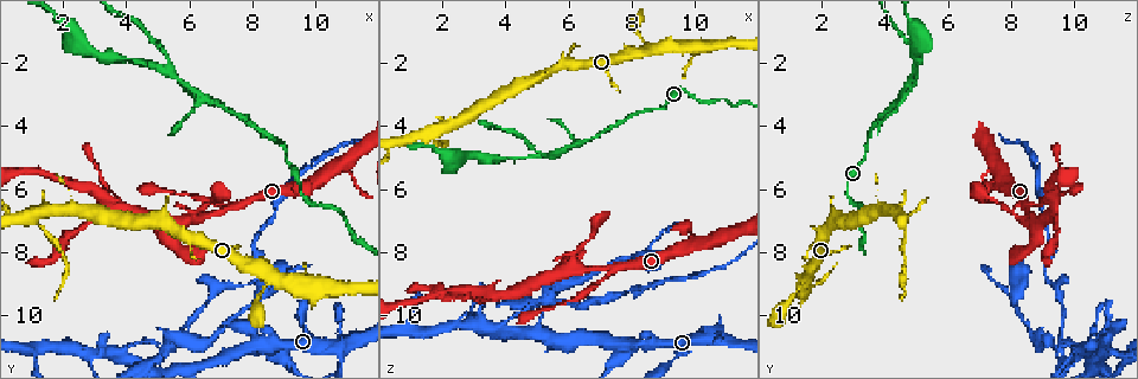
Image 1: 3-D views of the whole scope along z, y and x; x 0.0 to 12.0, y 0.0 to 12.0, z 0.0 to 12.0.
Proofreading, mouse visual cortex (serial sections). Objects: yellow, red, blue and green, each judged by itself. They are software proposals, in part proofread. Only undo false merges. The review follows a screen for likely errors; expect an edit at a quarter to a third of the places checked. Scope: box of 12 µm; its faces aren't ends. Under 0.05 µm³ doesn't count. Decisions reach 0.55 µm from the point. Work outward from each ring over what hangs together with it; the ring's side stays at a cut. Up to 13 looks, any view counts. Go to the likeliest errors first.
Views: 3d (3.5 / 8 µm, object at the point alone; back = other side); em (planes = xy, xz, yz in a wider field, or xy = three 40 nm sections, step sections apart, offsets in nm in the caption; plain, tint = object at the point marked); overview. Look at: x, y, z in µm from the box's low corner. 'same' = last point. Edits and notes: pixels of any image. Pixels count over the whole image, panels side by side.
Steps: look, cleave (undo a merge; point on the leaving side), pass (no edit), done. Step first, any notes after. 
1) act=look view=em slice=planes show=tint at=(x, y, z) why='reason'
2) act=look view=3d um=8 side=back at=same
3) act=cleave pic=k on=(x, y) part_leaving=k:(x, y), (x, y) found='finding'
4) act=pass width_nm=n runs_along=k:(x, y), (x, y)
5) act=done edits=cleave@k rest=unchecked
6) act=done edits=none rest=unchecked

act=look view=3d um=3.5 at=(5.4, 2.4, 4.9) why='three arms meet'

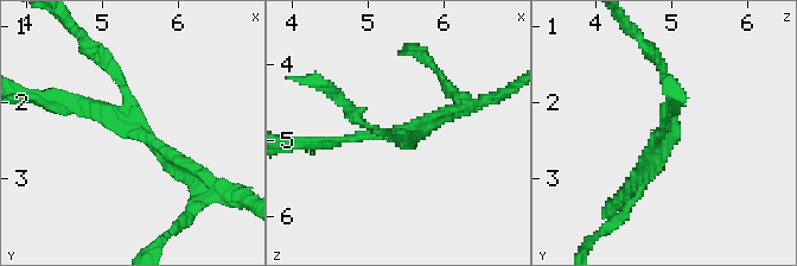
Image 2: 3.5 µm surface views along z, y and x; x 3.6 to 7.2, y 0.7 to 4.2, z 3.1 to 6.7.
act=look view=em slice=xy step=3 show=plain at=(5.45, 2.30, 4.90) arms=3 arm_widths_nm=150,150,150 why='need the tissue'

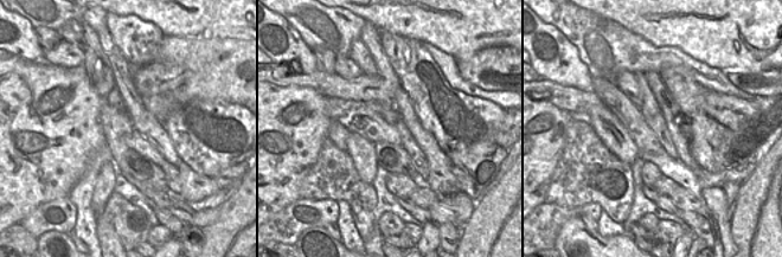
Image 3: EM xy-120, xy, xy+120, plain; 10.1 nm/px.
act=look view=em slice=xy step=3 show=tint at=same

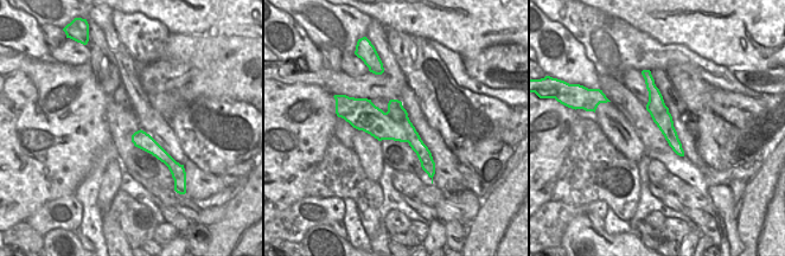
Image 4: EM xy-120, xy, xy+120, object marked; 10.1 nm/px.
act=cleave pic=2 on=(113, 64) part_leaving=2:(140, 124), (121, 80), (77, 32) found='a second cell is stuck on'

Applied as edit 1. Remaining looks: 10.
act=look view=3d um=3.5 at=(7.6, 6.4, 8.5) why='arms part here'

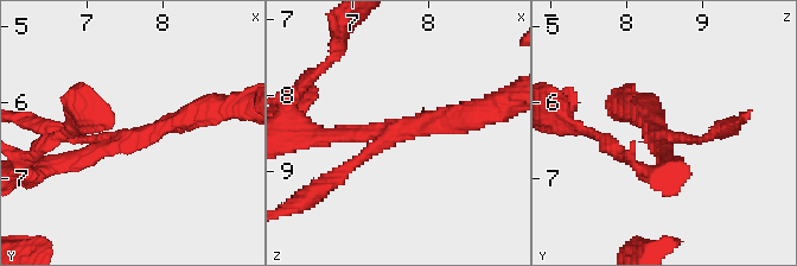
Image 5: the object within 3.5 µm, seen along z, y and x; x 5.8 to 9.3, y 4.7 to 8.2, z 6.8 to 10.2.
act=look view=em slice=xy step=1 show=tint at=(7.55, 6.50, 8.45)

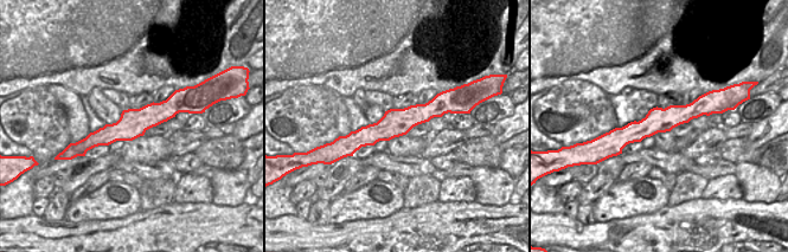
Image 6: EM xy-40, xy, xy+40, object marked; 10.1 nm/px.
act=pass runs_along=5:(198, 112), (61, 166) found='one cell here'

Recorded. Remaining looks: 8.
act=look view=3d um=8 at=(8.7, 8.7, 1.6) why='small branch off a trunk'

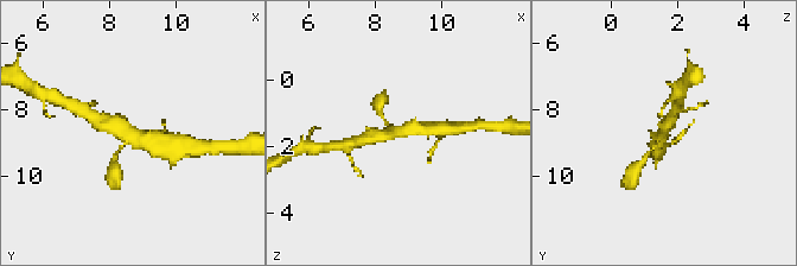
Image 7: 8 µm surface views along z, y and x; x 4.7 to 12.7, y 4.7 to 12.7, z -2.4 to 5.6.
act=look view=3d um=3.5 at=(8.6, 8.7, 1.6)

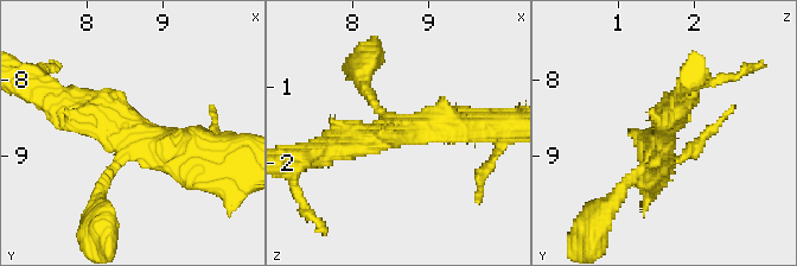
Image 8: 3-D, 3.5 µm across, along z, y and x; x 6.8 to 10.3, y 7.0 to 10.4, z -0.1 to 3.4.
act=look view=em slice=xy step=1 show=tint at=(8.65, 8.70, 1.60) arms=3 arm_widths_nm=100,400,450 why='need the tissue'

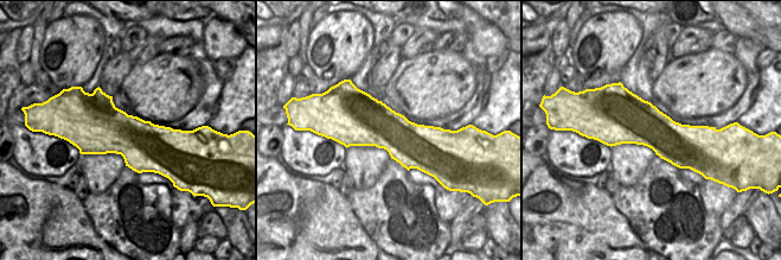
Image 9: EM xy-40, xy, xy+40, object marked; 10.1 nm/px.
act=pass found='one cell here'

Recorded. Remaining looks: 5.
act=look view=em slice=xy step=1 show=tint at=(1.1, 6.9, 4.4) why='three-way junction'

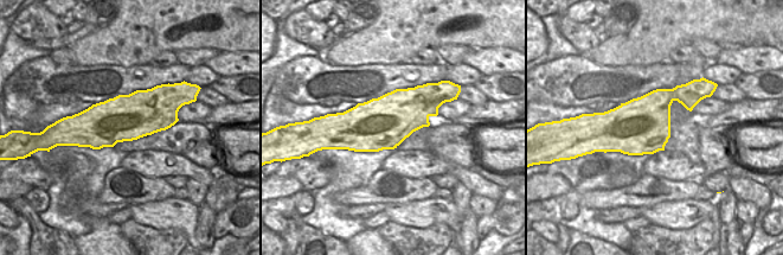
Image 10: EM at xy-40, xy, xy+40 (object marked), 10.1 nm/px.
act=look view=3d um=3.5 side=back at=same

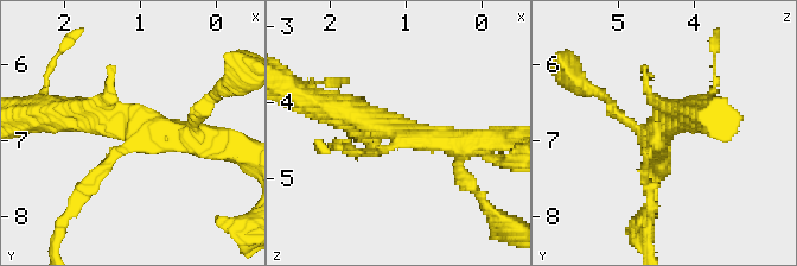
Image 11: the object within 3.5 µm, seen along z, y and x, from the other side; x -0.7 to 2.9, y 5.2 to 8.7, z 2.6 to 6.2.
act=cleave pic=11 on=(89, 185) part_leaving=11:(119, 153), (83, 187), (53, 245) found='a second cell is stuck on'

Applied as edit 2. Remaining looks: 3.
act=done edits=cleave@2,cleave@11 rest=unchecked

